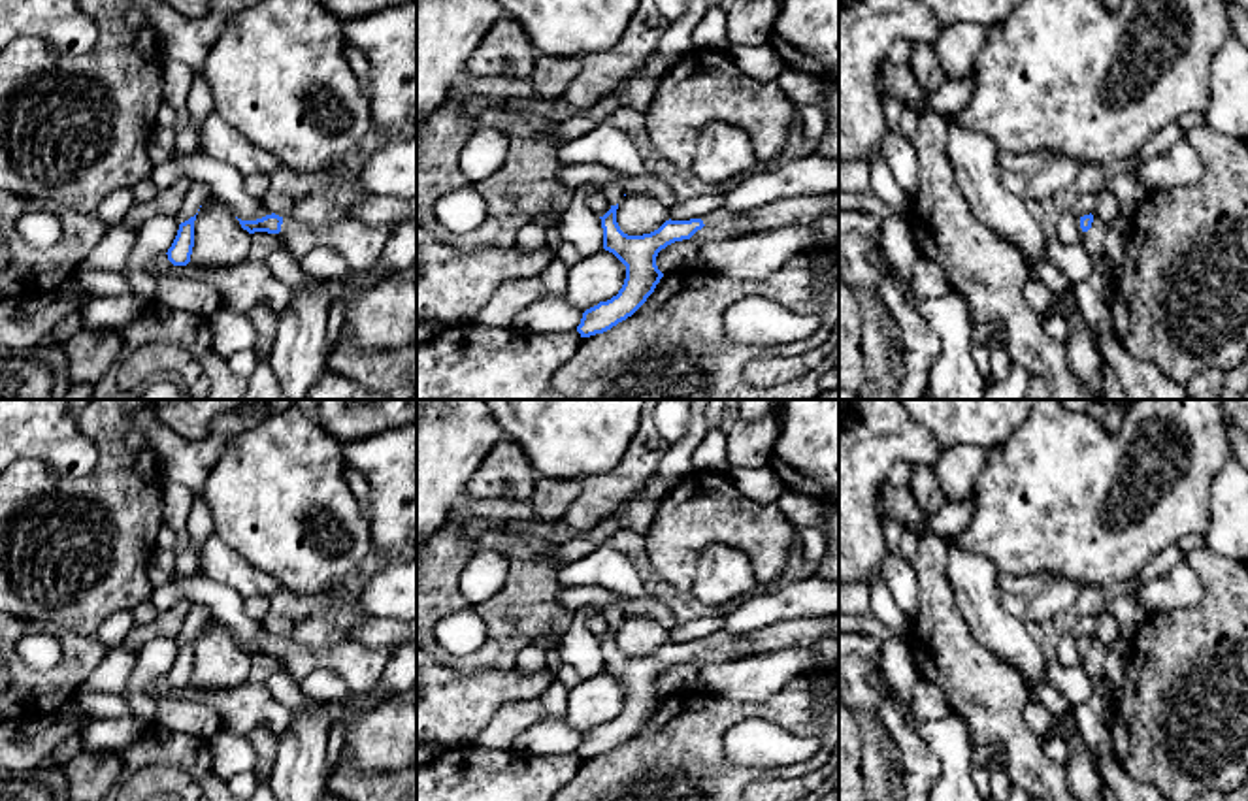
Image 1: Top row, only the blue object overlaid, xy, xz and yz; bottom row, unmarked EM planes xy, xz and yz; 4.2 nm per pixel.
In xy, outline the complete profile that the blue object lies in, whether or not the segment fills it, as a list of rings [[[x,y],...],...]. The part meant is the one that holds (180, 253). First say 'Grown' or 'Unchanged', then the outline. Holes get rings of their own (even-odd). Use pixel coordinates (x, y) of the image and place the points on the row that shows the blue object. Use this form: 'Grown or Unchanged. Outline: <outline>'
Unchanged. Outline: [[[196,215],[179,224],[177,236],[166,253],[168,260],[173,266],[187,266],[190,262],[190,254],[194,247],[194,221]]]

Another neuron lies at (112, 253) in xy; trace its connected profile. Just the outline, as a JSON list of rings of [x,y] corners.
[[[124,224],[111,228],[90,251],[83,264],[94,270],[126,273],[130,268],[128,256],[136,247],[136,239],[136,230]]]

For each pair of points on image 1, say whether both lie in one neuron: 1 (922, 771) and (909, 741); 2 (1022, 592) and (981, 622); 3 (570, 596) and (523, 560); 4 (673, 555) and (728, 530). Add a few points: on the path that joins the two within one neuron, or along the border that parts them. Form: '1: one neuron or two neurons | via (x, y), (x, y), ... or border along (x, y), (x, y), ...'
1: one neuron | via (920, 764), (913, 749)
2: two neurons | border along (998, 573), (1000, 605), (1024, 622)
3: two neurons | border along (562, 588), (560, 602), (574, 613)
4: one neuron | via (687, 541), (698, 530), (715, 530)

